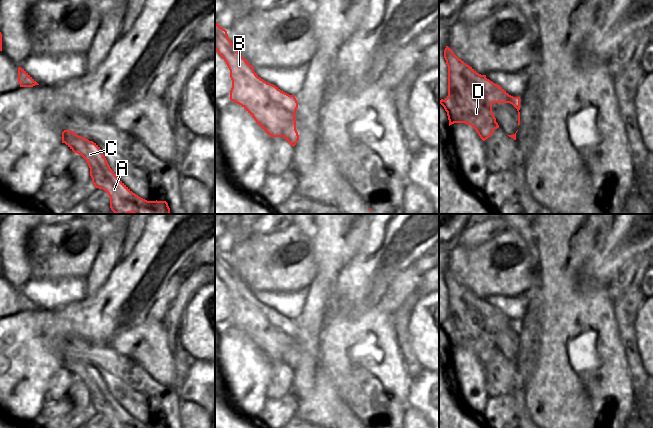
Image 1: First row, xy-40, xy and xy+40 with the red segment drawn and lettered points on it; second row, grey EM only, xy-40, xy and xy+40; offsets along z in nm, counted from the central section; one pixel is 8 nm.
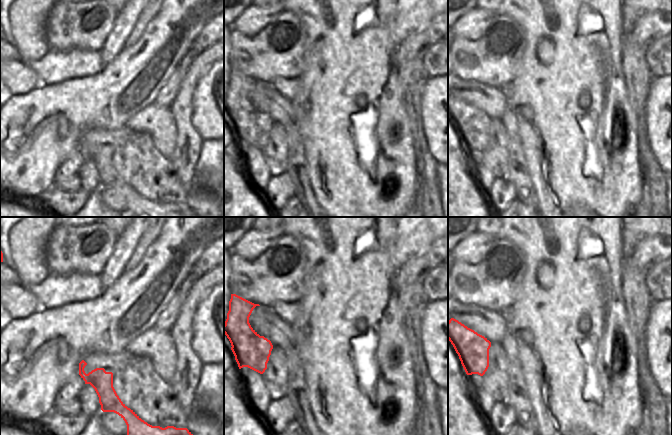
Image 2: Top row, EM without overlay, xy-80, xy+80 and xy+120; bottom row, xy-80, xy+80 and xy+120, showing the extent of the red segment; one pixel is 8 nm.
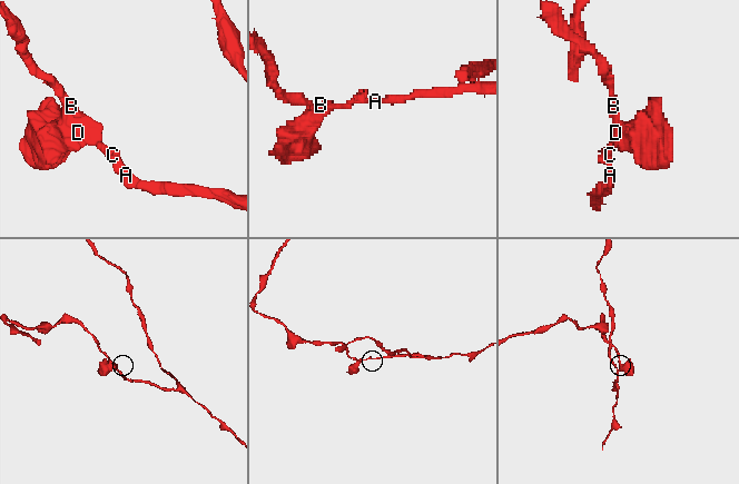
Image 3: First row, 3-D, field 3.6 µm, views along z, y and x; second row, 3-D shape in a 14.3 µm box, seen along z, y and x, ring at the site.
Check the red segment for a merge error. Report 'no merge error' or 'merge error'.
merge error

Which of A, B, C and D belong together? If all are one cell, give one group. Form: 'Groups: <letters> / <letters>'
Groups: A C / B D.

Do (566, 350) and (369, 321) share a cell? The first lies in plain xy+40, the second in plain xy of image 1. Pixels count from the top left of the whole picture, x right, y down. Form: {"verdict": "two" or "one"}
{"verdict": "one"}

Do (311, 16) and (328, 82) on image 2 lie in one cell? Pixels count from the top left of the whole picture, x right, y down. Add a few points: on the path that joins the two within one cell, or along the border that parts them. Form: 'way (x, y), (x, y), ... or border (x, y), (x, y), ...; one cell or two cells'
way (327, 32), (328, 66); one cell

